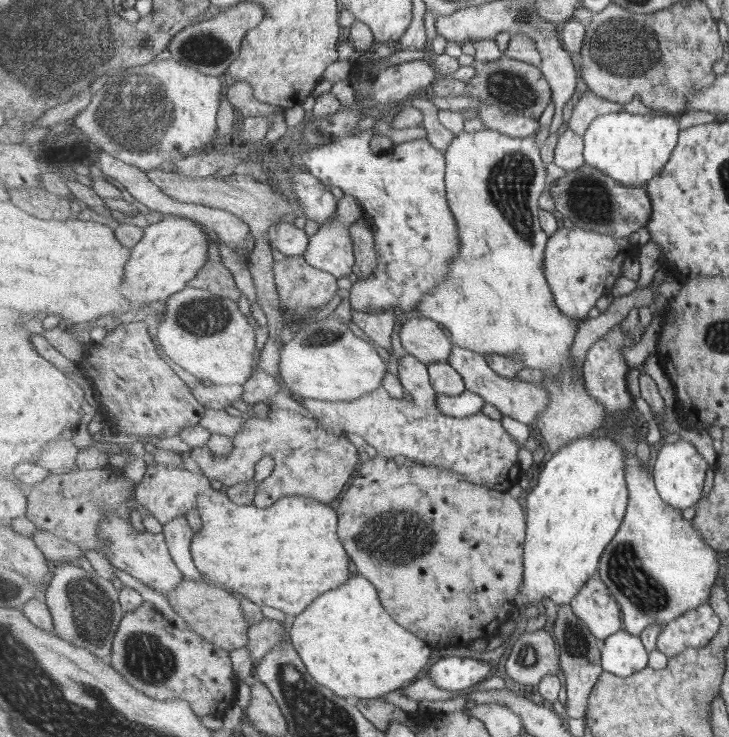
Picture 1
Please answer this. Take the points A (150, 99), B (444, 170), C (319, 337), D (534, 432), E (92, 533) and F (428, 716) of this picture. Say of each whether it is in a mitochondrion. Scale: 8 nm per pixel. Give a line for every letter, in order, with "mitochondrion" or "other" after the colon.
A: mitochondrion
B: other
C: mitochondrion
D: other
E: other
F: other

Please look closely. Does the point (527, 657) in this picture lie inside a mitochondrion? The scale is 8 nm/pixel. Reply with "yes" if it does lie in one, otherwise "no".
yes

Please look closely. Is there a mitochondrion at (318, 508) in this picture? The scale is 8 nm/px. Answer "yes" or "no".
no

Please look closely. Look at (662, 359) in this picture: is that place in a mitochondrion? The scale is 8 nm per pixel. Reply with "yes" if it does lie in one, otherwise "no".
no

